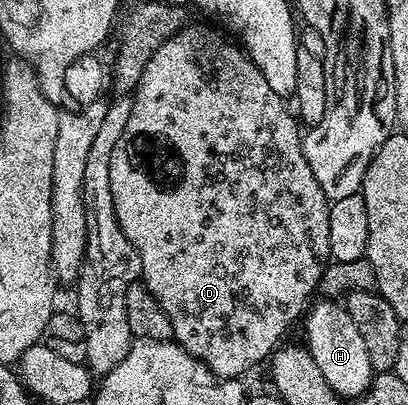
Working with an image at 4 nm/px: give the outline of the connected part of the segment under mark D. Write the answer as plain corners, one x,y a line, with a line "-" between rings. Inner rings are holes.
185,24
178,33
170,36
150,56
150,64
142,72
134,93
131,95
132,108
130,120
126,120
126,132
122,132
118,144
114,144
114,152
110,156
110,192
114,204
118,204
118,192
116,190
140,190
140,192
126,192
128,196
128,210
120,210
116,213
118,224
124,235
140,257
140,272
144,286
162,304
162,312
170,316
170,328
172,337
180,343
182,349
190,352
190,356
197,358
202,364
210,368
210,372
221,380
236,380
247,372
251,366
256,366
260,361
267,359
281,345
284,333
292,325
301,321
302,315
309,309
308,297
317,293
320,279
324,277
324,269
328,266
332,253
330,252
330,224
328,223
329,201
322,192
318,180
314,180
314,172
310,172
310,164
306,164
302,130
298,125
298,118
290,109
289,103
273,92
270,84
266,84
266,76
257,68
251,57
235,41
227,42
220,34
211,30
213,27
192,26
-
156,190
164,190
160,194
160,200
156,200
-
132,196
140,196
140,210
148,210
148,214
132,214
-
192,214
208,214
208,232
202,232
204,226
200,226
198,232
190,232
190,218

